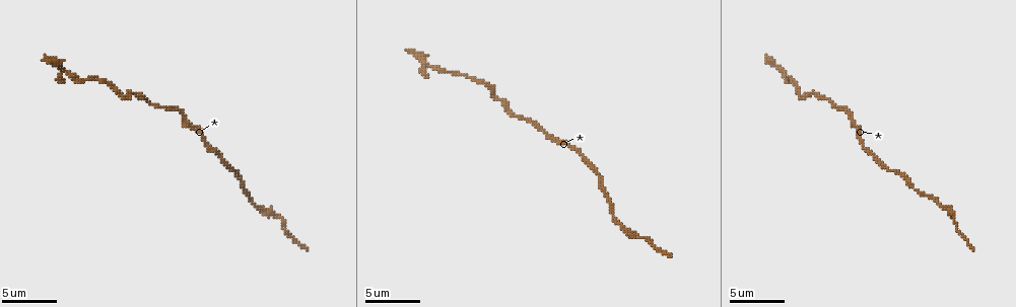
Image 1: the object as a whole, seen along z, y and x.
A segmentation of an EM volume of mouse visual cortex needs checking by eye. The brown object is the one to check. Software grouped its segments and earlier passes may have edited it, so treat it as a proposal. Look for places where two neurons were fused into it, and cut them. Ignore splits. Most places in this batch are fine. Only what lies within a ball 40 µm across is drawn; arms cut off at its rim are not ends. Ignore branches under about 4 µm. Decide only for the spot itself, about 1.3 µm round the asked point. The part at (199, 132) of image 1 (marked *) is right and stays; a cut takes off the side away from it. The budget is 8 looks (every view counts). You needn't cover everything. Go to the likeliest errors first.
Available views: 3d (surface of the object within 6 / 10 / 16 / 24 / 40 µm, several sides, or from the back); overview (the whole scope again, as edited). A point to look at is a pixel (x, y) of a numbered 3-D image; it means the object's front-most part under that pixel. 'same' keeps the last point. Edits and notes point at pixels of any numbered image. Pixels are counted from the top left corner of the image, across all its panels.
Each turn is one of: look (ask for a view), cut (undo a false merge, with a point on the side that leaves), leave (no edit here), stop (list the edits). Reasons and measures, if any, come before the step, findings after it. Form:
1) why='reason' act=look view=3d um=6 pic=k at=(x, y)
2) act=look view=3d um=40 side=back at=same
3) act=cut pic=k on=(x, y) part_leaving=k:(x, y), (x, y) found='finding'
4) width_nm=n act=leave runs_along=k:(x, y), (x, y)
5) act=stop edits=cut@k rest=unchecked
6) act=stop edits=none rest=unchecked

act=look view=3d um=6 pic=1 at=(620, 224)

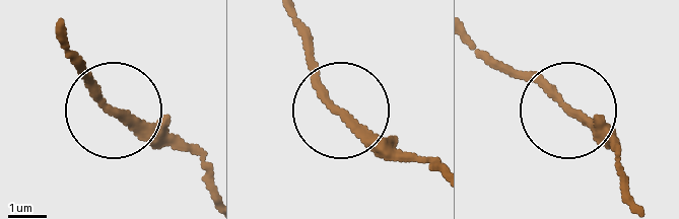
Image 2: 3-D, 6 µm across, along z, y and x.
why='from behind' act=look view=3d um=6 side=back pic=2 at=(116, 110)

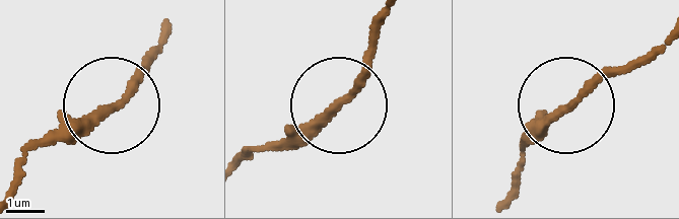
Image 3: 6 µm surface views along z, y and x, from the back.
width_nm=200 act=leave found='one neuron here'

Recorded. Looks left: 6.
why='a narrow waist' act=look view=3d um=6 pic=1 at=(85, 78)

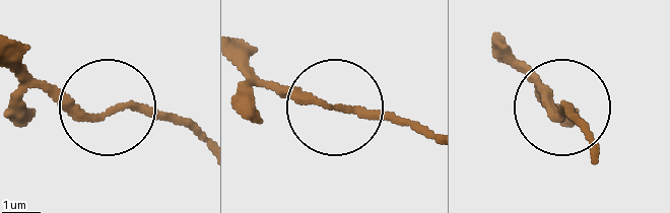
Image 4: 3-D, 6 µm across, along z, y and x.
act=leave runs_along=4:(595, 151), (540, 83) found='continuous, no second neuron'

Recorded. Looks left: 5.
why='sudden change in width' act=look view=3d um=6 pic=1 at=(163, 107)

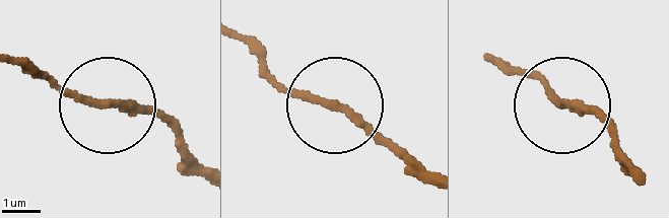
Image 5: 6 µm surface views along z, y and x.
act=look view=3d um=6 side=back pic=5 at=(335, 105)

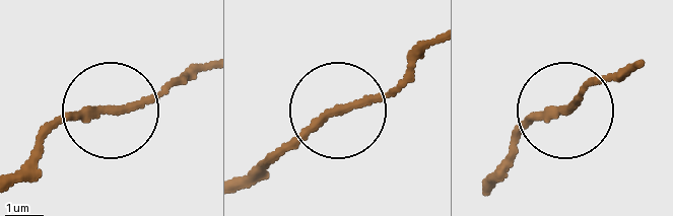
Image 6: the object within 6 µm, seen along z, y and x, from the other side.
width_nm=200 act=leave runs_along=6:(242, 178), (338, 111), (412, 78) found='all the same neuron'

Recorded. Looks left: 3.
why='a narrow waist' act=look view=3d um=10 pic=1 at=(892, 169)

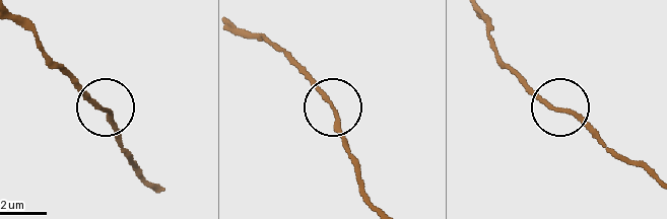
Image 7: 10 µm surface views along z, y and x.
act=leave runs_along=7:(31, 30), (41, 52), (106, 112), (117, 143) found='one neuron here'

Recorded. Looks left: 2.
act=stop edits=none rest=unchecked

